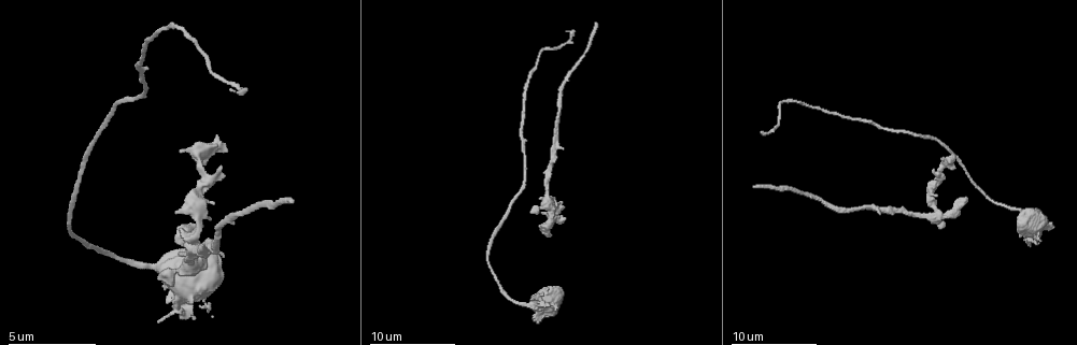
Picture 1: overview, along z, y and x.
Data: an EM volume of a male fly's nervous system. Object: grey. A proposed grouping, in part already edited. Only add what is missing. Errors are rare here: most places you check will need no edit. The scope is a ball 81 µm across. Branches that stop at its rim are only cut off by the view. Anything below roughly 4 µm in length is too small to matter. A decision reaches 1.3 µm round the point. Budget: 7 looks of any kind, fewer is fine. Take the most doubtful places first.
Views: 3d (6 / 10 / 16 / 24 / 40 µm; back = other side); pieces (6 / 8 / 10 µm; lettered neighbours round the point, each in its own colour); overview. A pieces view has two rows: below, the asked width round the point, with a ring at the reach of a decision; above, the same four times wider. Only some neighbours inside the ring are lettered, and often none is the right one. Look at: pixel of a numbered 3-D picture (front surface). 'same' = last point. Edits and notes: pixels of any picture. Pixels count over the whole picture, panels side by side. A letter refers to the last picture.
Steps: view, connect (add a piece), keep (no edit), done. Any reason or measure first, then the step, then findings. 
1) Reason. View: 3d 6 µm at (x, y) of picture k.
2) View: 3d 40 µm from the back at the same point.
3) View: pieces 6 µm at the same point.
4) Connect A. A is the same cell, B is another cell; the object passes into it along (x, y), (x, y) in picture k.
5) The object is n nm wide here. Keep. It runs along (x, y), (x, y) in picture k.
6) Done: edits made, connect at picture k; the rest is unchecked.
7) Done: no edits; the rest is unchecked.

Free end. View: pieces 8 µm at (533, 212) of picture 1.

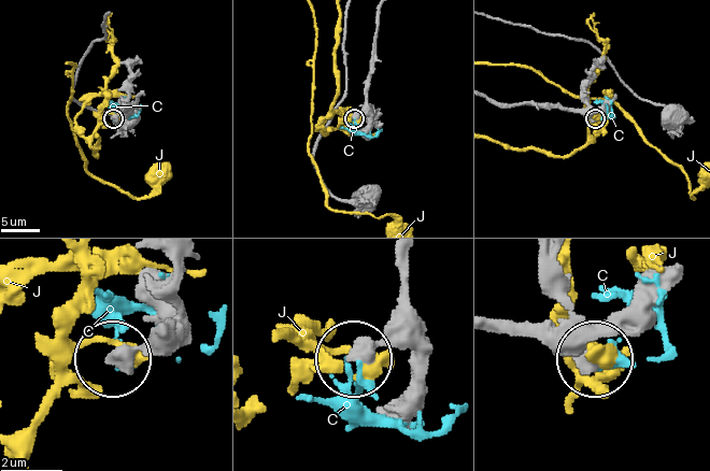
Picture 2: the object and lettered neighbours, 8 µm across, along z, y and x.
Keep. C and J are other cells; no lettered piece goes on from it.

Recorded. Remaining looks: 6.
Free end. View: 3d 10 µm at (192, 223) of picture 1.

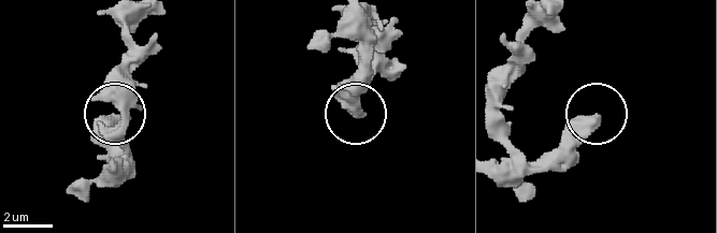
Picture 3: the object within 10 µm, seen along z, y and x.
View: pieces 6 µm at (355, 111) of picture 3.

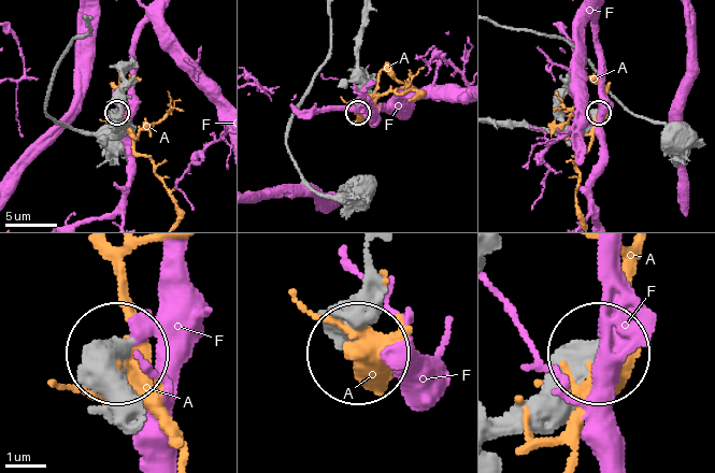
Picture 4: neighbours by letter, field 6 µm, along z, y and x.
Keep. A and F are other cells; it runs along (122, 404), (115, 357) in picture 4; no lettered piece goes on from it.

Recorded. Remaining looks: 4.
End of a long branch. View: 3d 10 µm at (220, 276) of picture 1.

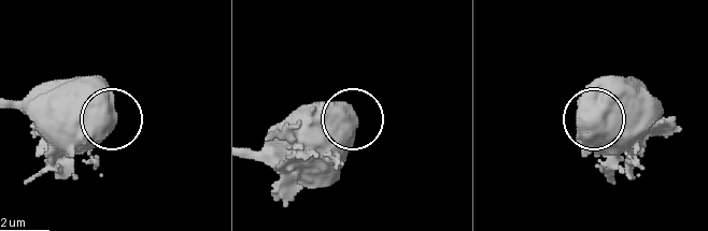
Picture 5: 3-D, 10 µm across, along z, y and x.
View: pieces 8 µm at (111, 120) of picture 5.

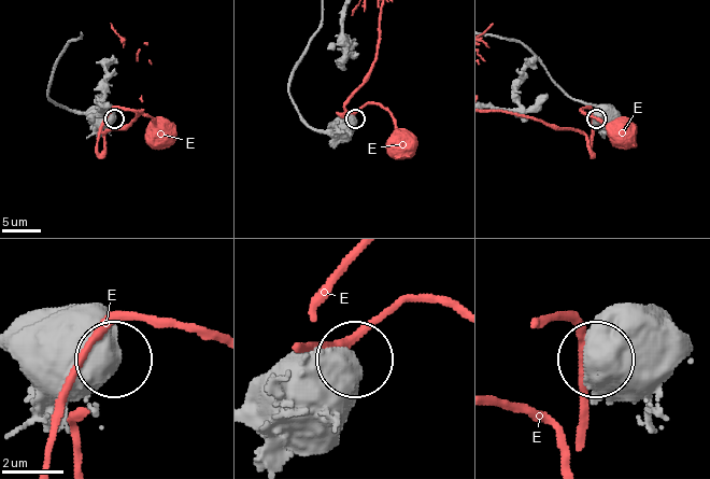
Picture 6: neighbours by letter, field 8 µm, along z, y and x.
Keep. E is another cell; it runs along (56, 62), (48, 89), (54, 102), (75, 112), (113, 117) in picture 6; no lettered piece goes on from it.

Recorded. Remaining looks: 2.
An open end. View: pieces 6 µm at (220, 146) of picture 1.

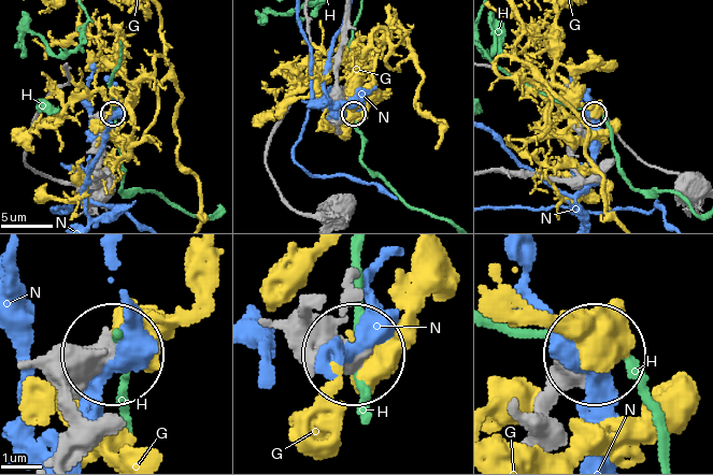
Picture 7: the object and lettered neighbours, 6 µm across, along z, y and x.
Keep. G, H and N are other cells; it runs along (265, 318), (313, 321), (351, 356) in picture 7; no lettered piece goes on from it.

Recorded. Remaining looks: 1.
Done: no edits; the rest is unchecked.

